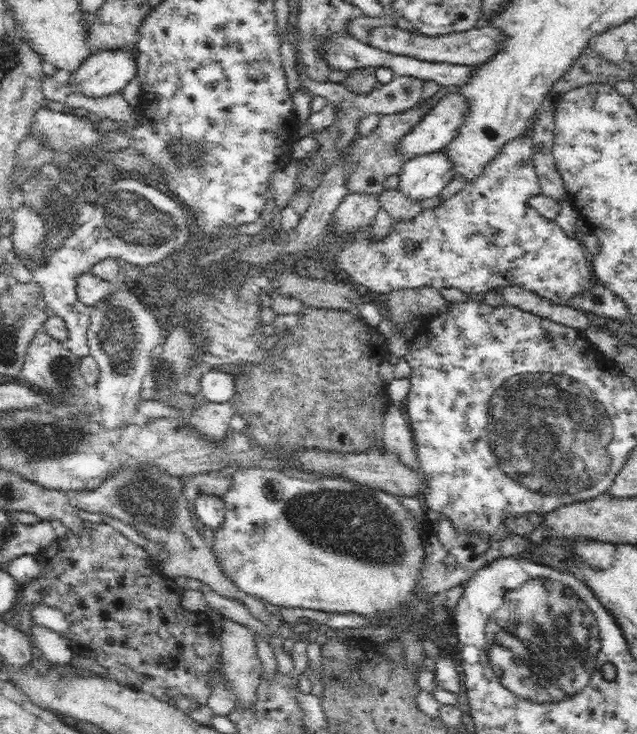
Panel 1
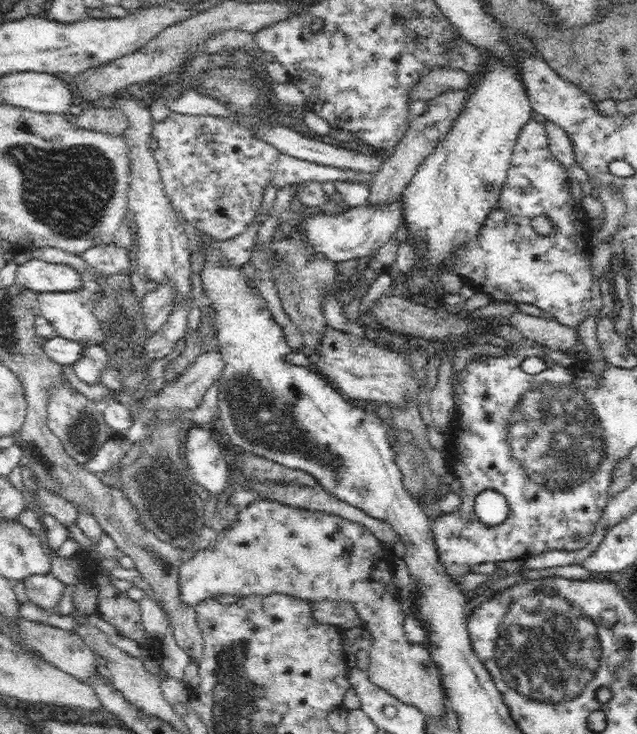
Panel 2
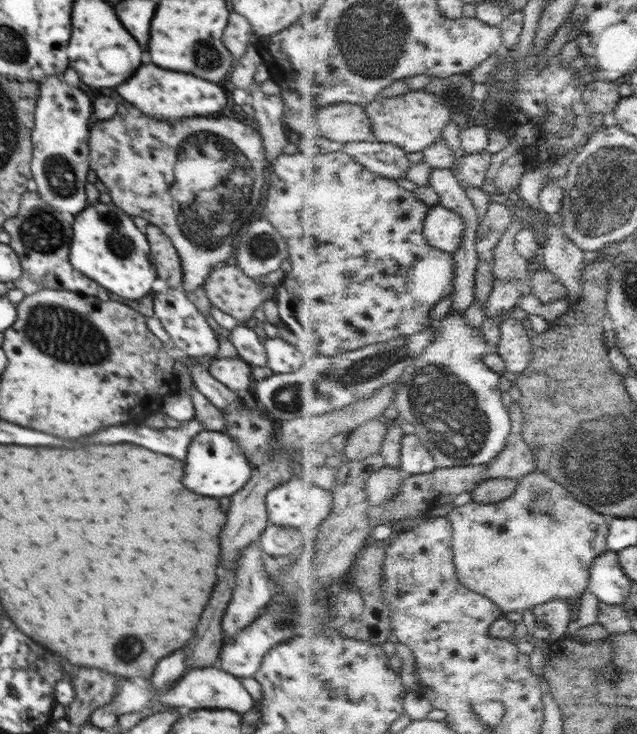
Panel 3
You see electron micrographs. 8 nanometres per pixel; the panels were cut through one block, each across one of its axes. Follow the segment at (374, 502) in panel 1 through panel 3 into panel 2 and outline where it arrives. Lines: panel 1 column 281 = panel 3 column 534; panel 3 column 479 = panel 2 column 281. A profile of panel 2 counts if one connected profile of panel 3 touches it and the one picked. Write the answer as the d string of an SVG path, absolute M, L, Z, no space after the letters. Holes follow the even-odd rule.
M274 499L254 502L248 510L240 513L240 520L232 530L218 535L214 548L196 552L179 568L177 599L182 606L194 609L205 598L234 592L244 595L286 593L311 601L330 597L354 603L361 621L367 622L371 632L367 668L370 682L402 702L419 708L424 714L435 715L441 711L445 689L441 683L440 668L428 645L413 643L406 636L403 629L405 610L402 609L399 590L392 580L389 554L365 526L328 513L290 507Z

